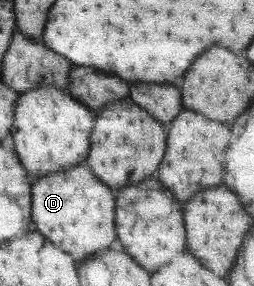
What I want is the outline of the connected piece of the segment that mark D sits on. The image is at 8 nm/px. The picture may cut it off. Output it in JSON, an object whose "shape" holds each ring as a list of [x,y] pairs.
{"shape":[[[75,164],[63,170],[49,172],[33,179],[31,183],[31,225],[53,247],[63,249],[75,261],[85,260],[89,256],[95,256],[95,252],[101,252],[109,248],[109,244],[116,238],[114,226],[115,194],[105,187],[101,181],[93,177],[93,173],[84,164]]]}

